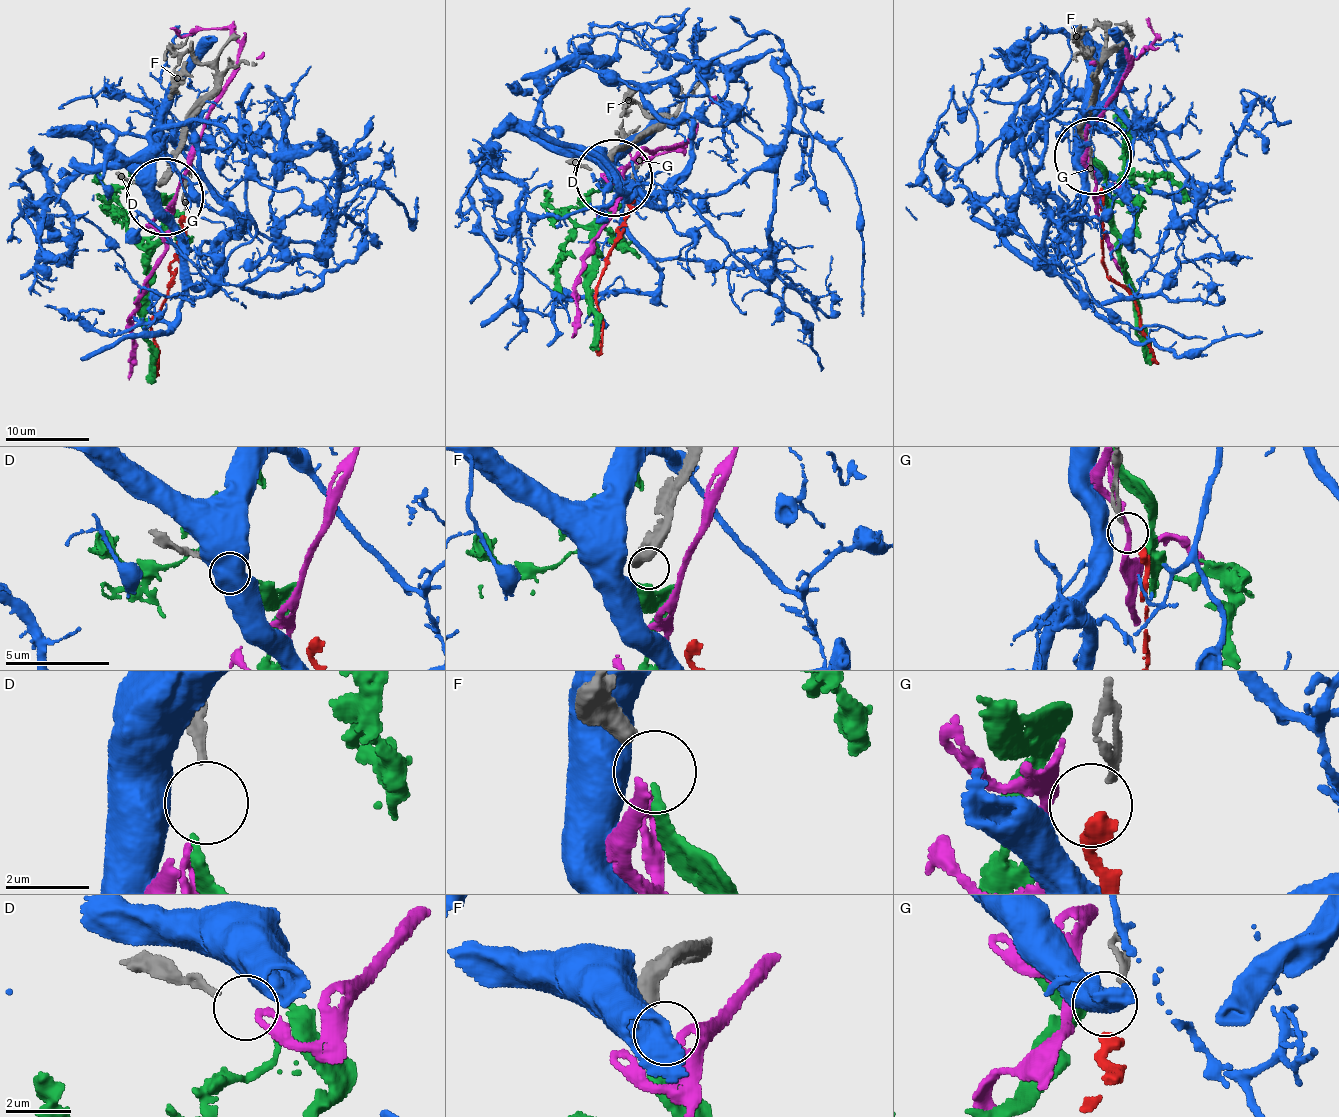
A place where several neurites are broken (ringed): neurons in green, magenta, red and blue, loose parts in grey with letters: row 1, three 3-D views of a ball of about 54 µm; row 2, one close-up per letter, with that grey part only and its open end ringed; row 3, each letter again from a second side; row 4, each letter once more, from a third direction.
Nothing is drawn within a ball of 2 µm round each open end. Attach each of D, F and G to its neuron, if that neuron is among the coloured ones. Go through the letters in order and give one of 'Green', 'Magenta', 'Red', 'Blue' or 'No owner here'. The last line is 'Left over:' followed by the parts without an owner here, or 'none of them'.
D: Magenta
F: Green
G: No owner here
Left over: G

